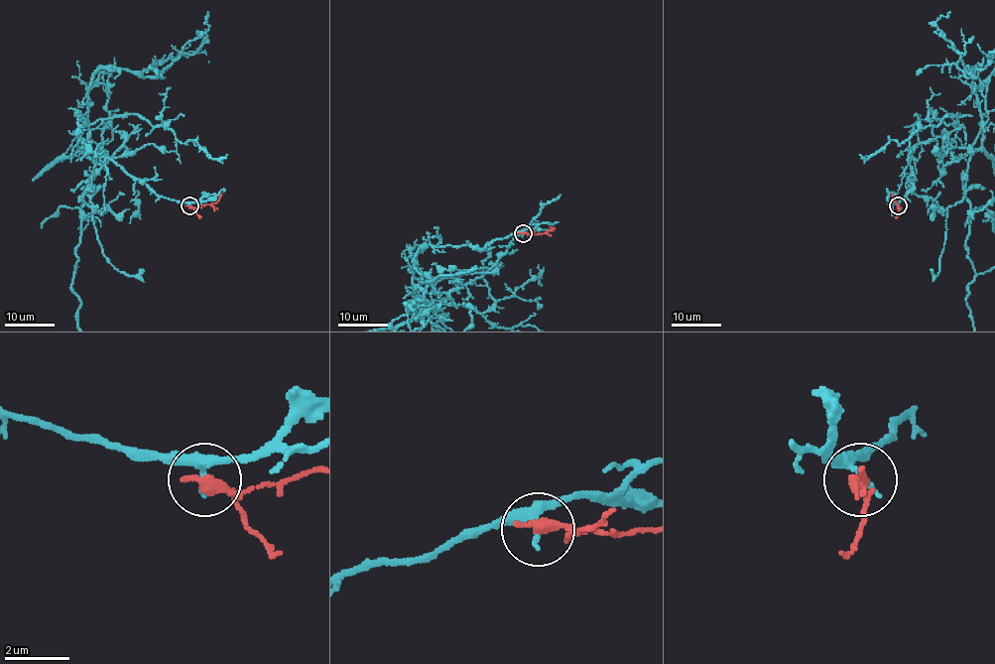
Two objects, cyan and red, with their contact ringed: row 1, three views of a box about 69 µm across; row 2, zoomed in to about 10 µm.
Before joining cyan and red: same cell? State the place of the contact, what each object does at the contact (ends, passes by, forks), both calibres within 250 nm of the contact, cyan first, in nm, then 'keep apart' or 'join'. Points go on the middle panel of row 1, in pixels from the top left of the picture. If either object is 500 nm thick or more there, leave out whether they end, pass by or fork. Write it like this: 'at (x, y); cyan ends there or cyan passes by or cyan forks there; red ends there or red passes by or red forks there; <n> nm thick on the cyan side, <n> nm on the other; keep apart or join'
at (523, 233); cyan passes by; red ends there; 280 nm thick on the cyan side, 400 nm on the other; keep apart

